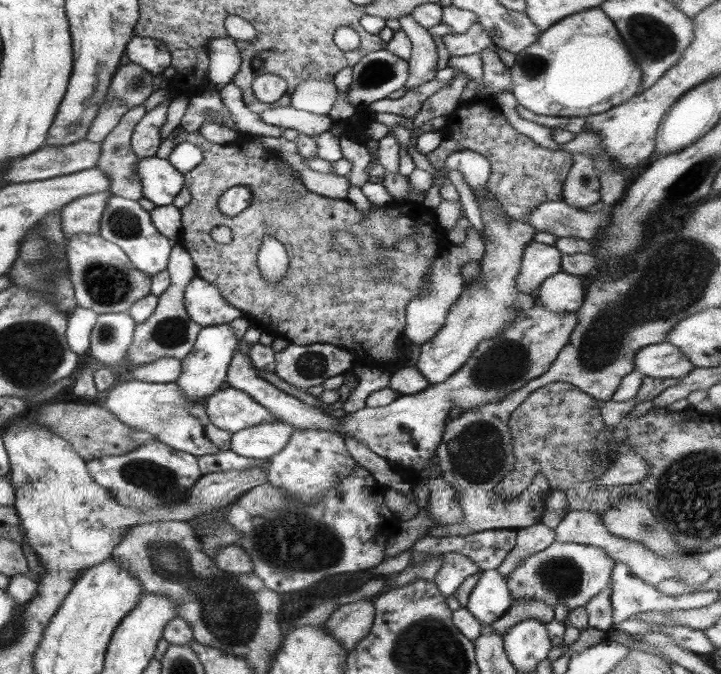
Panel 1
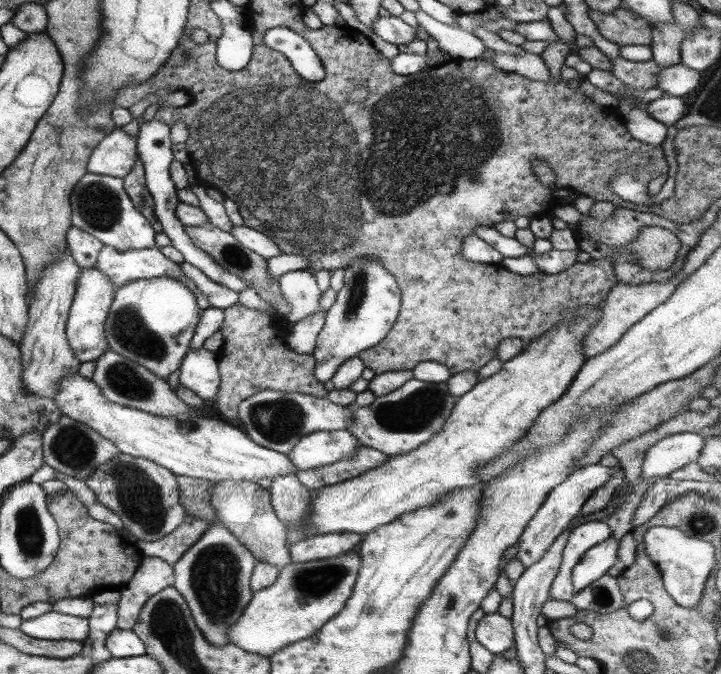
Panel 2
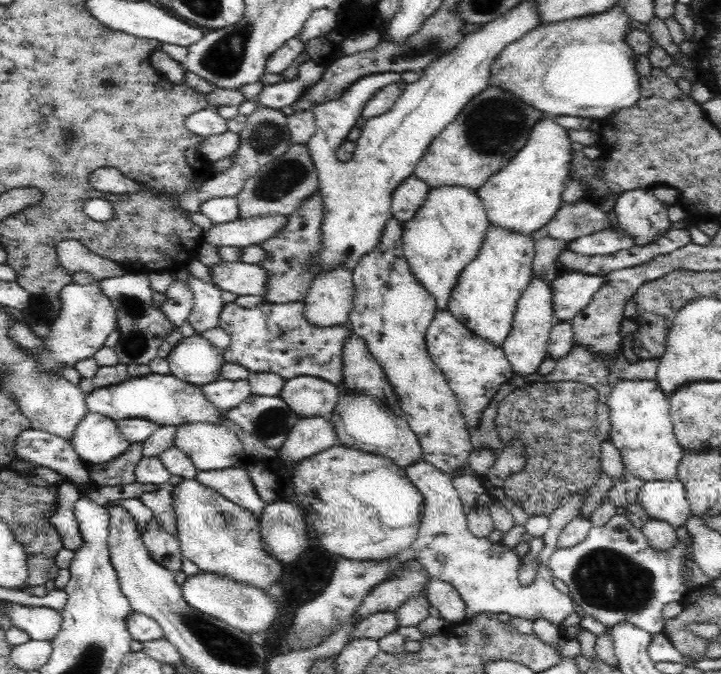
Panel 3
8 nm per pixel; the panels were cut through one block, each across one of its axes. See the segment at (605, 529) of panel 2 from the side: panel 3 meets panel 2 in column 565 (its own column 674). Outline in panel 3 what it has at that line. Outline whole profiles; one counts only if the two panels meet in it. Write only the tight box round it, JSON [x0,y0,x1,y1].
[547,513,692,636]

